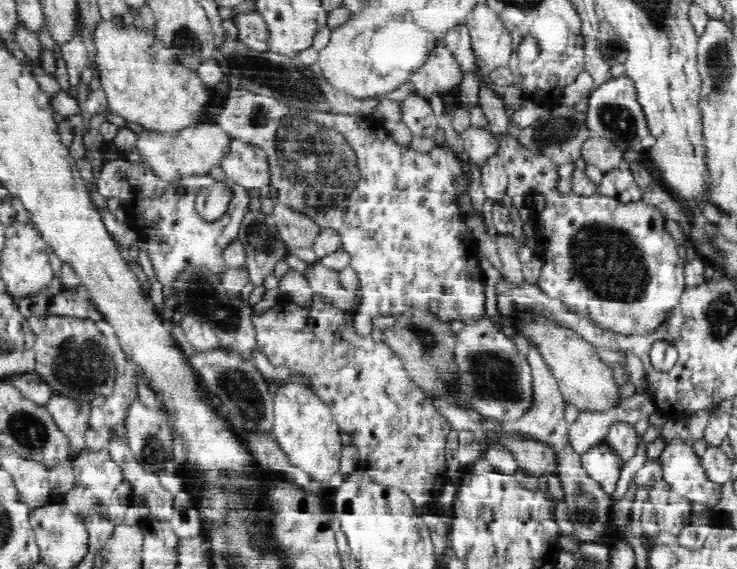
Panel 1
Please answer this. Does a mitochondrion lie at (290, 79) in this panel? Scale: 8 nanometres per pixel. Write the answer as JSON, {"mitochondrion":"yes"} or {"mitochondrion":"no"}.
{"mitochondrion":"yes"}

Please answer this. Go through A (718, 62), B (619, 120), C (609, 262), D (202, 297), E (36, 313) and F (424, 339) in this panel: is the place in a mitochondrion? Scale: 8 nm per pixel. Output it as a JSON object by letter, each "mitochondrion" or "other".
{"A":"mitochondrion","B":"mitochondrion","C":"mitochondrion","D":"mitochondrion","E":"other","F":"mitochondrion"}

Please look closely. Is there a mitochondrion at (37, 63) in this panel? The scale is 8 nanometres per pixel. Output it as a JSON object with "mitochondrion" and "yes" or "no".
{"mitochondrion":"no"}

